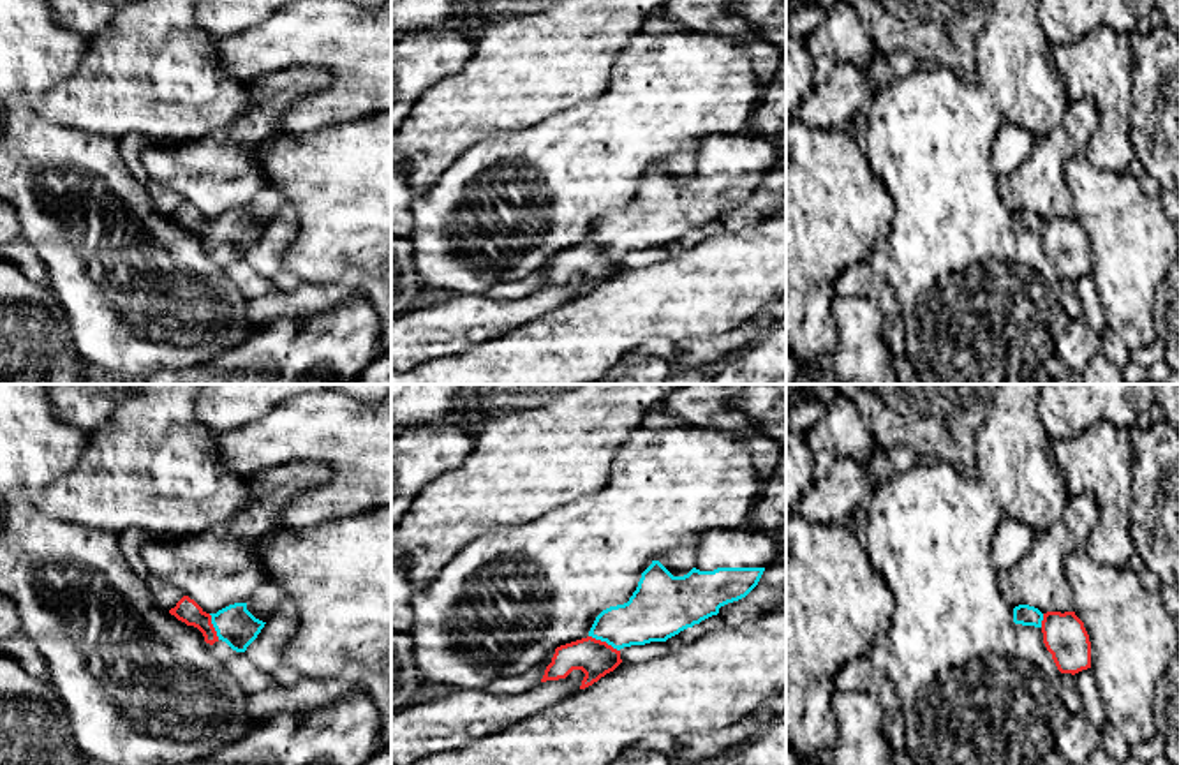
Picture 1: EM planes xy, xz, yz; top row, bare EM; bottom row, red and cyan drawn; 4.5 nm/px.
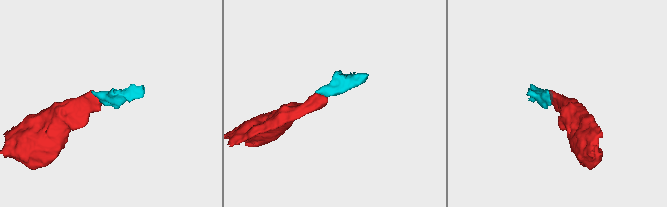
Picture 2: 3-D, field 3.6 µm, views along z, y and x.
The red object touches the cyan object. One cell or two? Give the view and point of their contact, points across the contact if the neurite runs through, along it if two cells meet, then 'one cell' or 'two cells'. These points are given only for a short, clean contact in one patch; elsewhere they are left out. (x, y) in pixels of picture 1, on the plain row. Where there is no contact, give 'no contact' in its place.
xz (605, 247) | across xz (594, 263), (605, 247), (621, 231), (651, 219) | one cell

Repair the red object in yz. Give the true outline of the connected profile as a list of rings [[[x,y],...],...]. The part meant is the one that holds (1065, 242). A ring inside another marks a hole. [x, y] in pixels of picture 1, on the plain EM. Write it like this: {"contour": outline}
{"contour": [[[1029,210],[1013,213],[1013,227],[1040,233],[1043,249],[1061,279],[1079,279],[1091,273],[1091,247],[1084,227],[1075,217],[1047,217]]]}

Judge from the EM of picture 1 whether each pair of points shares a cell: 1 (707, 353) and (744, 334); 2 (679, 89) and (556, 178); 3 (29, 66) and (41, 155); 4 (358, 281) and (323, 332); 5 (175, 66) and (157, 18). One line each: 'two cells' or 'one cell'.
1: one cell
2: one cell
3: one cell
4: two cells
5: one cell

